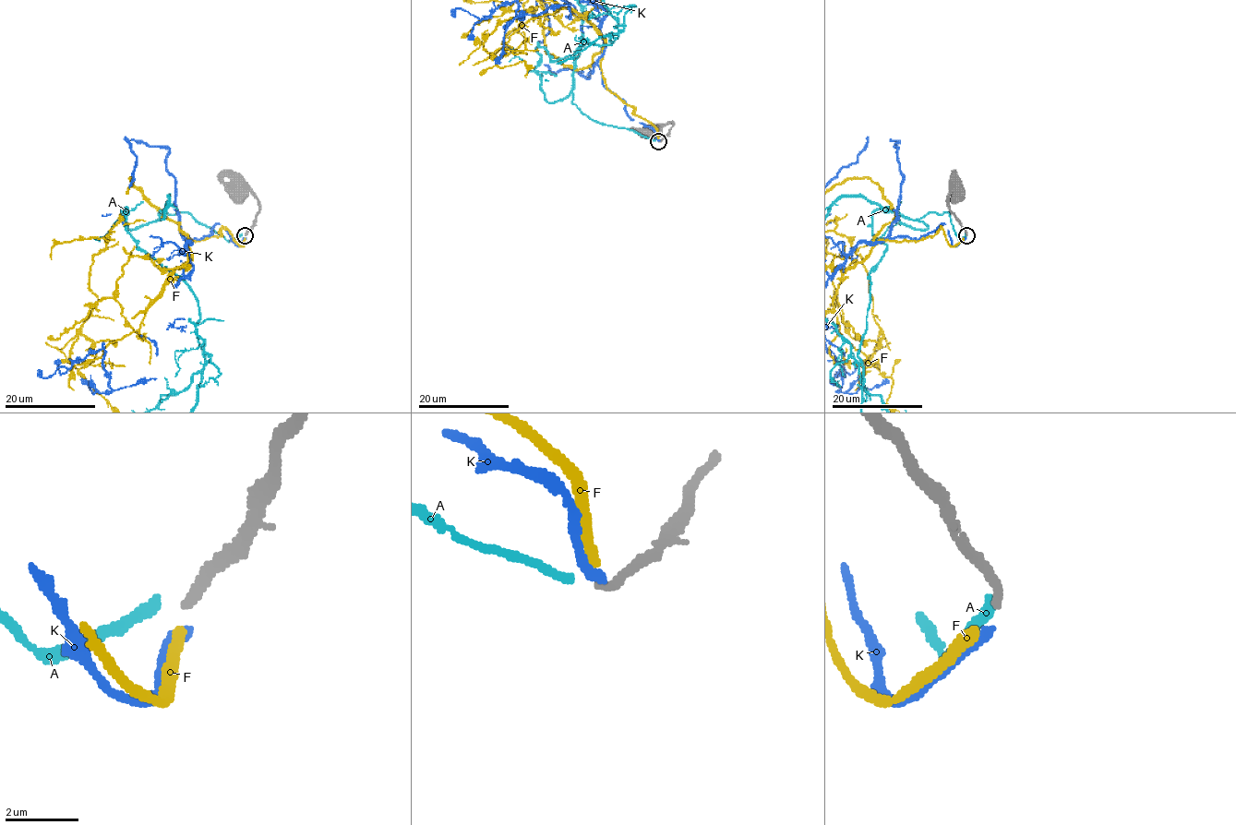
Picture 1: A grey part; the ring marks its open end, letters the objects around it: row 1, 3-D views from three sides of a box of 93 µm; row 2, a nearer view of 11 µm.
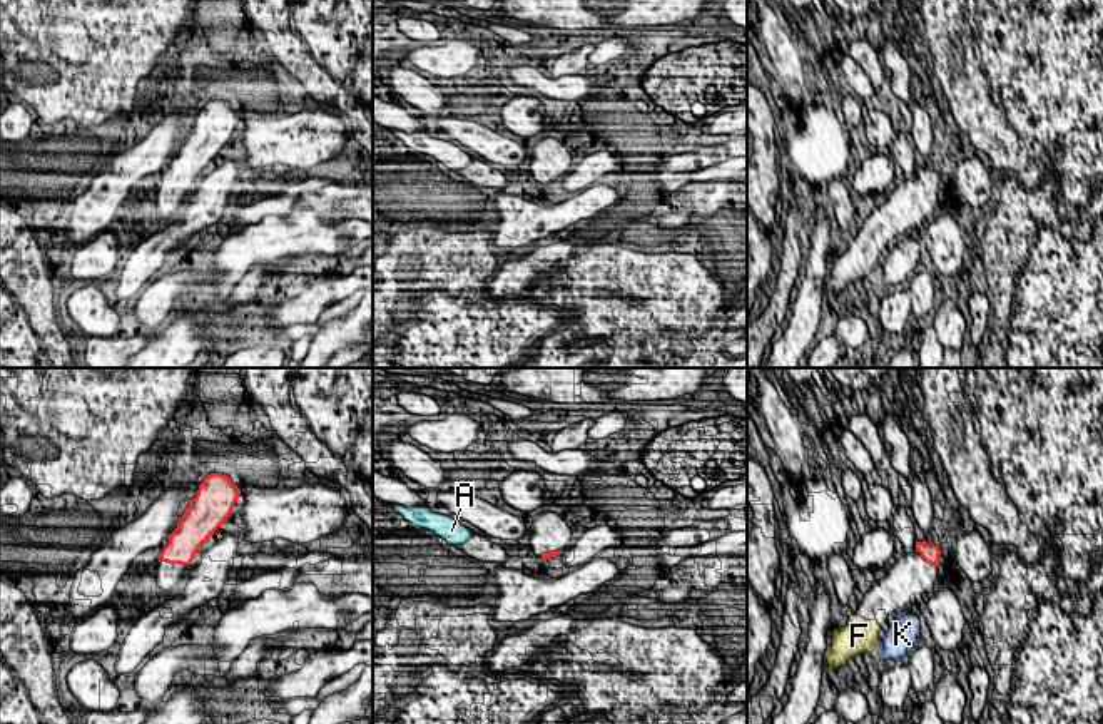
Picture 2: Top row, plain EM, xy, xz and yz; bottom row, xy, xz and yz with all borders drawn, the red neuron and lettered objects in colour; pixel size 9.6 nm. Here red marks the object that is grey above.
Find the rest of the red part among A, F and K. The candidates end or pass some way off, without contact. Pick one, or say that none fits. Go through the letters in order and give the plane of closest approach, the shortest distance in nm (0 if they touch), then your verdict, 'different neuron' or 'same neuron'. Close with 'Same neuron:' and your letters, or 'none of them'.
A: xz | 700 nm | different neuron
F: yz | 750 nm | same neuron
K: yz | 500 nm | different neuron
Same neuron: F

